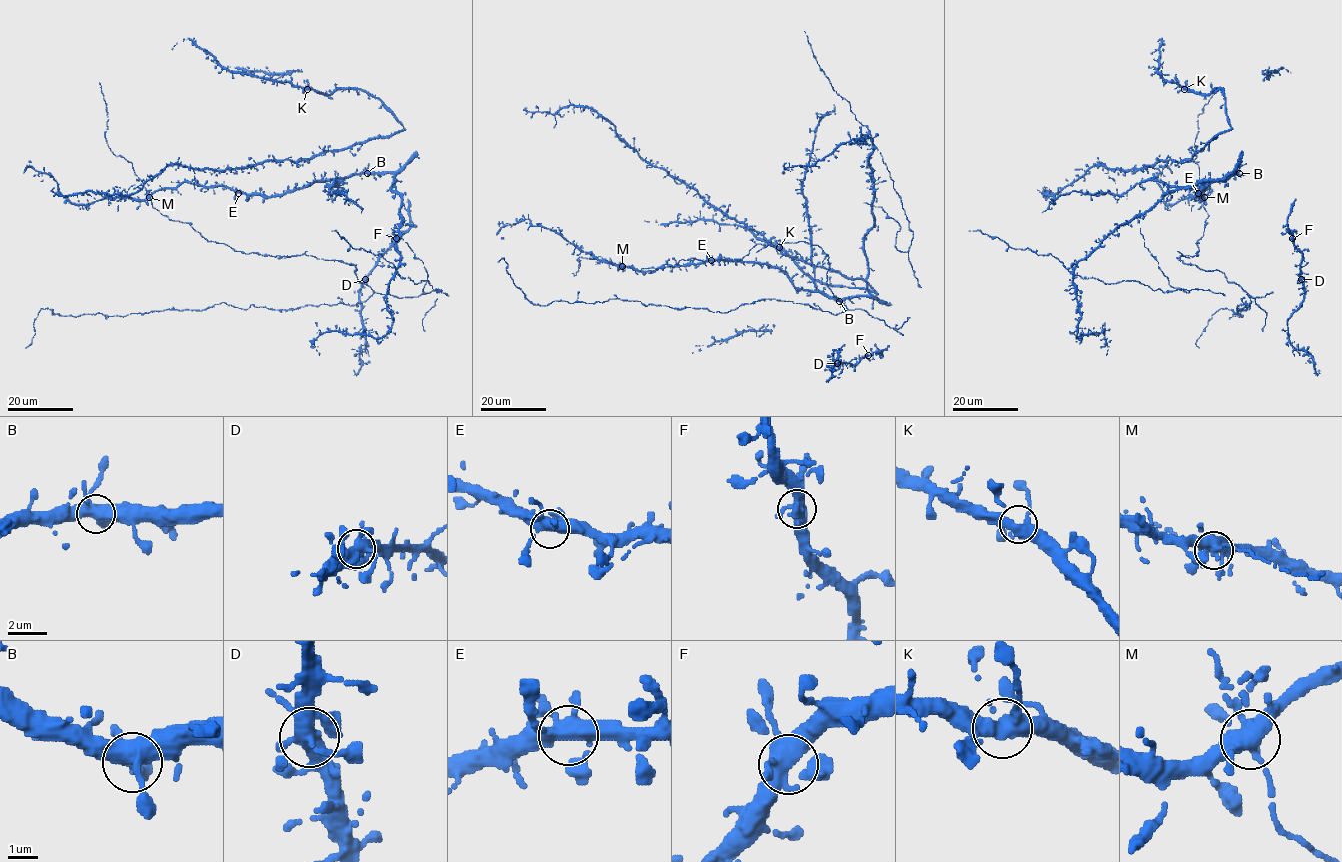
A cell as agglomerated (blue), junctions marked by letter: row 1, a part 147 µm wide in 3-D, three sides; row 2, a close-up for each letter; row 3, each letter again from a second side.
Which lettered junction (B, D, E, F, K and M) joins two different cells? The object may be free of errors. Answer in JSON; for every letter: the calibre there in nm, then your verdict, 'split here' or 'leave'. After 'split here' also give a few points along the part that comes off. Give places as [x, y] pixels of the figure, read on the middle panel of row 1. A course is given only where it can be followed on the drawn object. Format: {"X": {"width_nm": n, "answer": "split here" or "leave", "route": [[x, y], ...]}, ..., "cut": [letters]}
{"B": {"width_nm": 400, "answer": "leave"}, "D": {"width_nm": 360, "answer": "leave"}, "E": {"width_nm": 400, "answer": "leave"}, "F": {"width_nm": 420, "answer": "leave"}, "K": {"width_nm": 420, "answer": "leave"}, "M": {"width_nm": 440, "answer": "leave"}, "cut": []}

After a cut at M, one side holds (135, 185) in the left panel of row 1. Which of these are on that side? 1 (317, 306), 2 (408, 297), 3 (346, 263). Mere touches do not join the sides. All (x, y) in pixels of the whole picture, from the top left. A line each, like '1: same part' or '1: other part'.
1: other part
2: other part
3: other part

